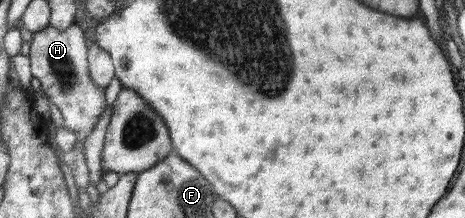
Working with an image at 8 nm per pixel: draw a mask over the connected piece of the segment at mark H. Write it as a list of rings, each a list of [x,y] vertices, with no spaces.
[[[71,24],[66,30],[58,30],[48,25],[44,30],[33,33],[30,42],[31,73],[41,82],[41,90],[62,113],[67,130],[72,130],[79,138],[74,148],[81,148],[84,154],[84,139],[96,128],[100,116],[107,106],[105,88],[96,84],[89,73],[88,46],[82,28]]]

